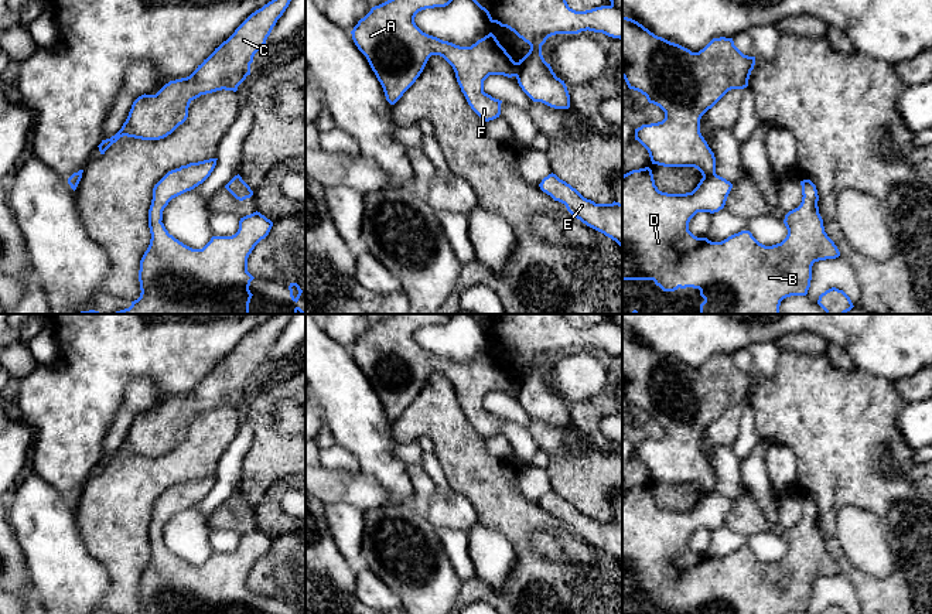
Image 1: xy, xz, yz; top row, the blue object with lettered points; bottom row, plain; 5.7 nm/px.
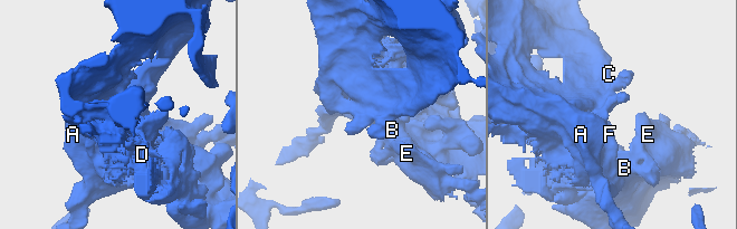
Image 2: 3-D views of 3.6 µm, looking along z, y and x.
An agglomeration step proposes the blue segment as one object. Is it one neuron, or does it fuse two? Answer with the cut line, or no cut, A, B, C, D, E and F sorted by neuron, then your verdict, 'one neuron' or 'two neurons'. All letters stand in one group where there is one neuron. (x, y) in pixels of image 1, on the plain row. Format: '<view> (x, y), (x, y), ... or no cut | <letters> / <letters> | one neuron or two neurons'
no cut | A B C D E F | one neuron

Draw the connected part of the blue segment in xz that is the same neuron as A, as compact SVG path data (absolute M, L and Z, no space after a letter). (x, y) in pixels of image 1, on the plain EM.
M392 314L375 323L351 348L358 366L366 373L380 399L386 417L395 422L416 399L431 372L443 373L454 386L457 399L471 426L485 439L501 431L502 417L484 409L484 398L489 392L515 393L522 407L533 417L554 426L569 426L570 412L564 398L556 393L542 372L542 362L556 351L578 351L581 348L602 349L622 357L622 314L607 314L611 321L586 328L569 324L566 314L468 314L484 327L491 340L506 344L530 362L529 369L515 379L496 354L489 349L471 364L460 364L423 349L414 340L419 328L445 324L457 314Z

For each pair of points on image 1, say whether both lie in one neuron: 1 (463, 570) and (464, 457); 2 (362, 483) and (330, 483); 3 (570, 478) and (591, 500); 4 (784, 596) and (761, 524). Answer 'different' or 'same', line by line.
1: different
2: same
3: same
4: same

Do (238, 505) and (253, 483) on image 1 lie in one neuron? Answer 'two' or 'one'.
two

